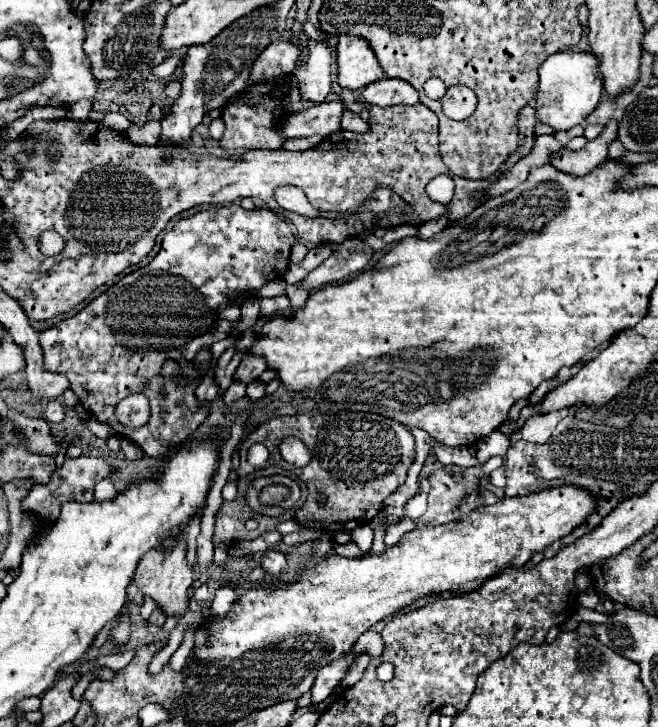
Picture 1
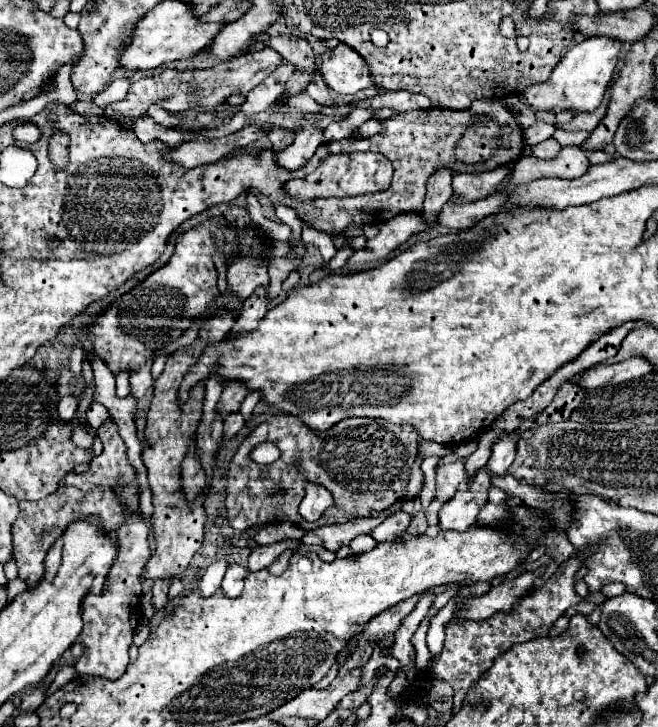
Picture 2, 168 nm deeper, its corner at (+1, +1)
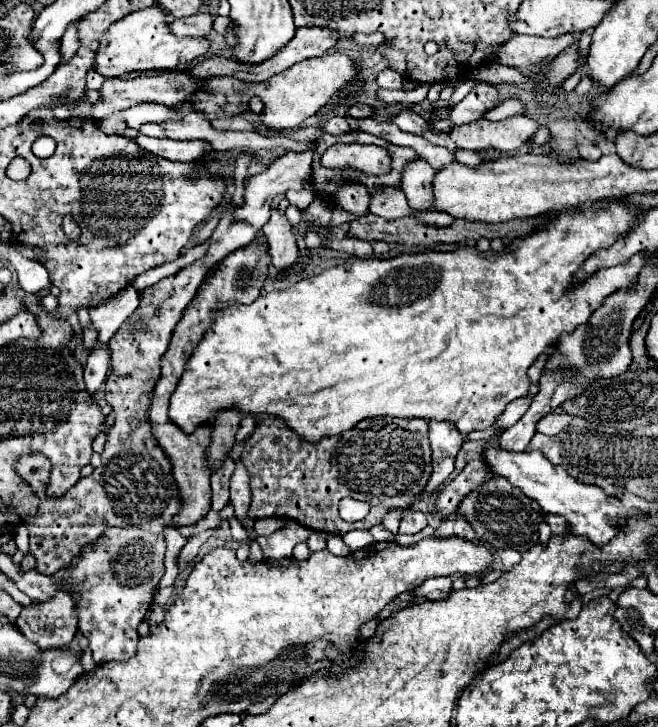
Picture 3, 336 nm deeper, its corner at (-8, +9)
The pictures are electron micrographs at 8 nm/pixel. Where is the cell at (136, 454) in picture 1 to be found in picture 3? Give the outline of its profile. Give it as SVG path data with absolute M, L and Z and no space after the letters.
M166 529L164 537L166 537L166 543L168 543L168 549L166 549L166 573L164 573L158 589L174 585L174 579L178 575L178 557L180 557L182 547L186 545L186 539L180 533L176 533L176 529Z

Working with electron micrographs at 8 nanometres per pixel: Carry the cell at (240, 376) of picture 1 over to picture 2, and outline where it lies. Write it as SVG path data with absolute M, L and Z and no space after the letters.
M237 379L229 381L221 393L219 403L217 403L217 411L221 413L221 417L225 417L231 411L237 411L241 401L245 399L245 395L247 395L247 385L243 381L237 381Z

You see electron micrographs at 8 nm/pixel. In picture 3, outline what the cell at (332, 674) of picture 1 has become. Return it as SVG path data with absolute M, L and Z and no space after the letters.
M436 577L432 581L426 581L426 585L420 585L420 589L414 589L414 593L418 597L426 597L426 599L448 599L448 595L452 593L452 579L448 577Z

